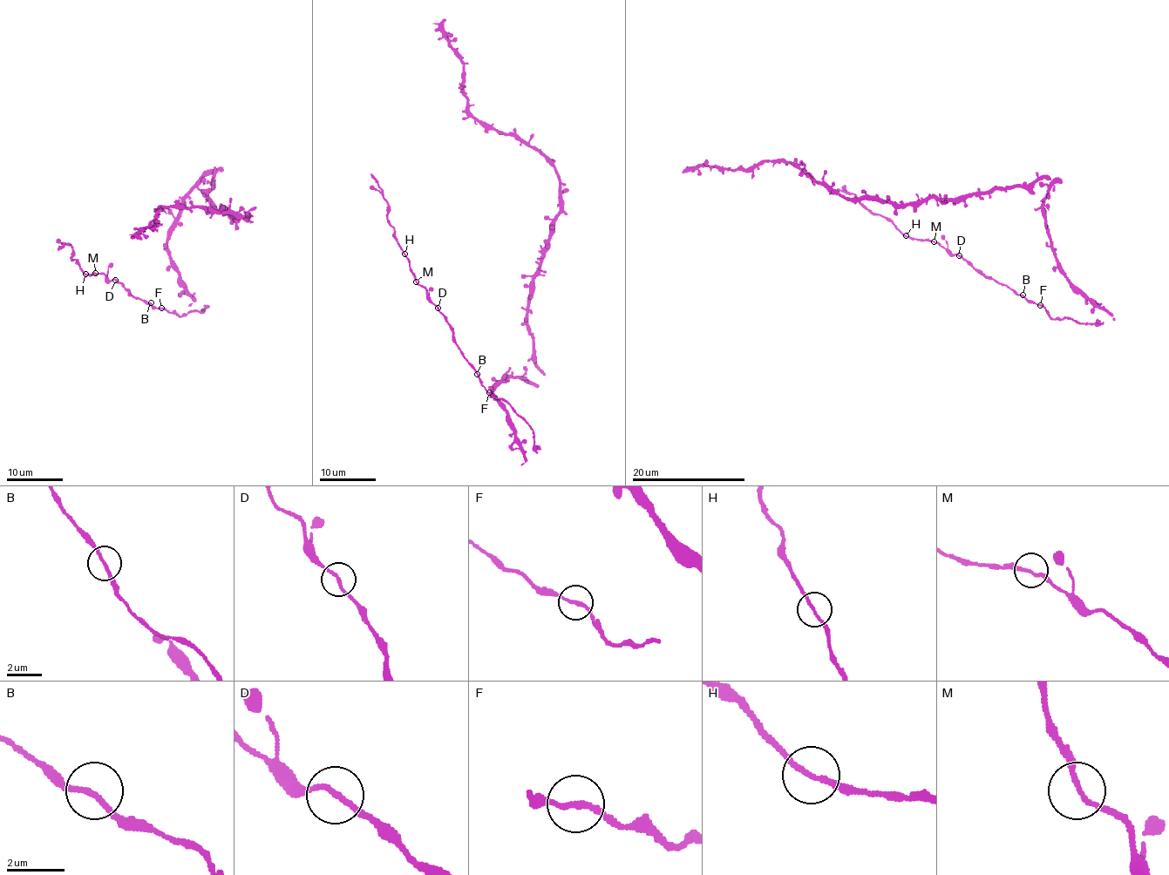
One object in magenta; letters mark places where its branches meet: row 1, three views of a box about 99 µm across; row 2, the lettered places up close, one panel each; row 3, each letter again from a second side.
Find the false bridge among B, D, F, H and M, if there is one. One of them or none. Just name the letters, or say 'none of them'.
none of them

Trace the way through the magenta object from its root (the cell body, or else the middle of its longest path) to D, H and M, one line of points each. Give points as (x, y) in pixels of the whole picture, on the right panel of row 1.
D: (1044, 214), (1056, 267), (1093, 306), (1097, 321), (1093, 323), (1051, 318), (1043, 307), (978, 273), (959, 255)
H: (1044, 214), (1056, 267), (1093, 306), (1093, 323), (1051, 318), (957, 254), (905, 235)
M: (1044, 214), (1056, 267), (1093, 306), (1093, 323), (1051, 318), (1043, 307), (978, 273), (934, 241)

